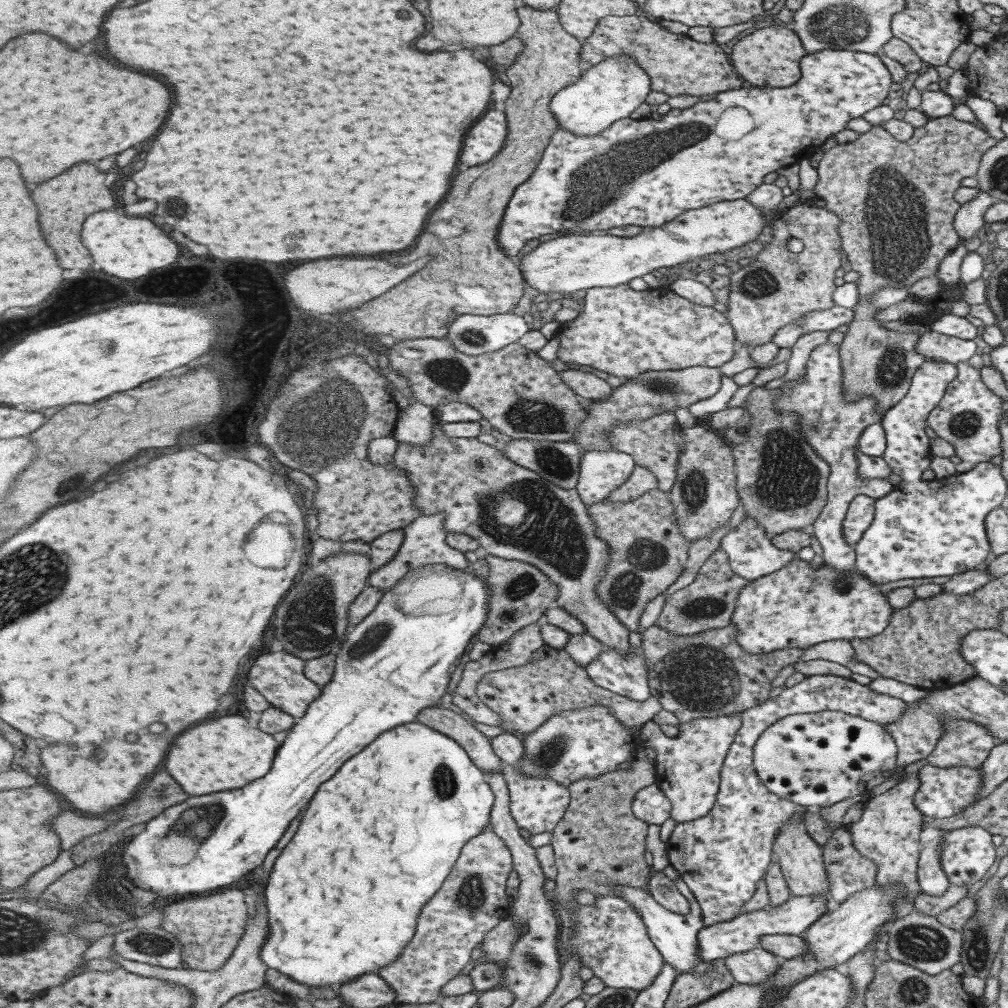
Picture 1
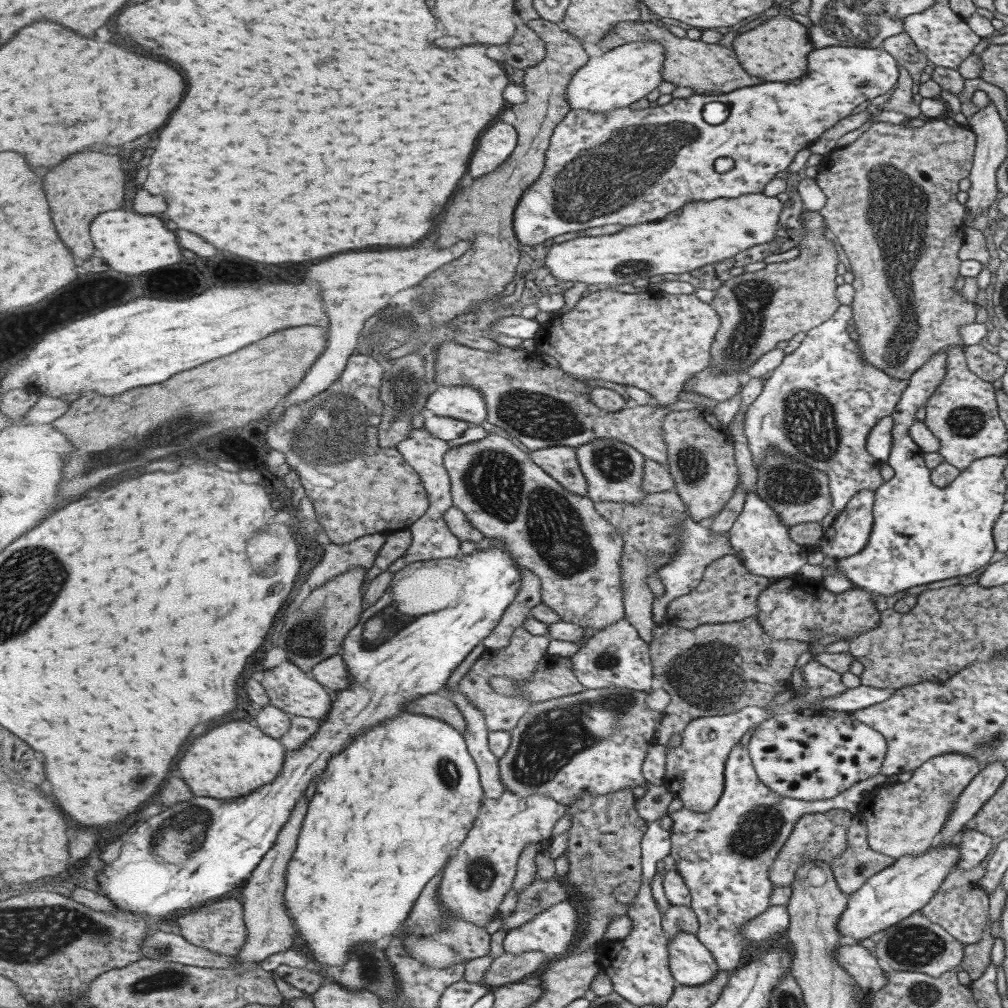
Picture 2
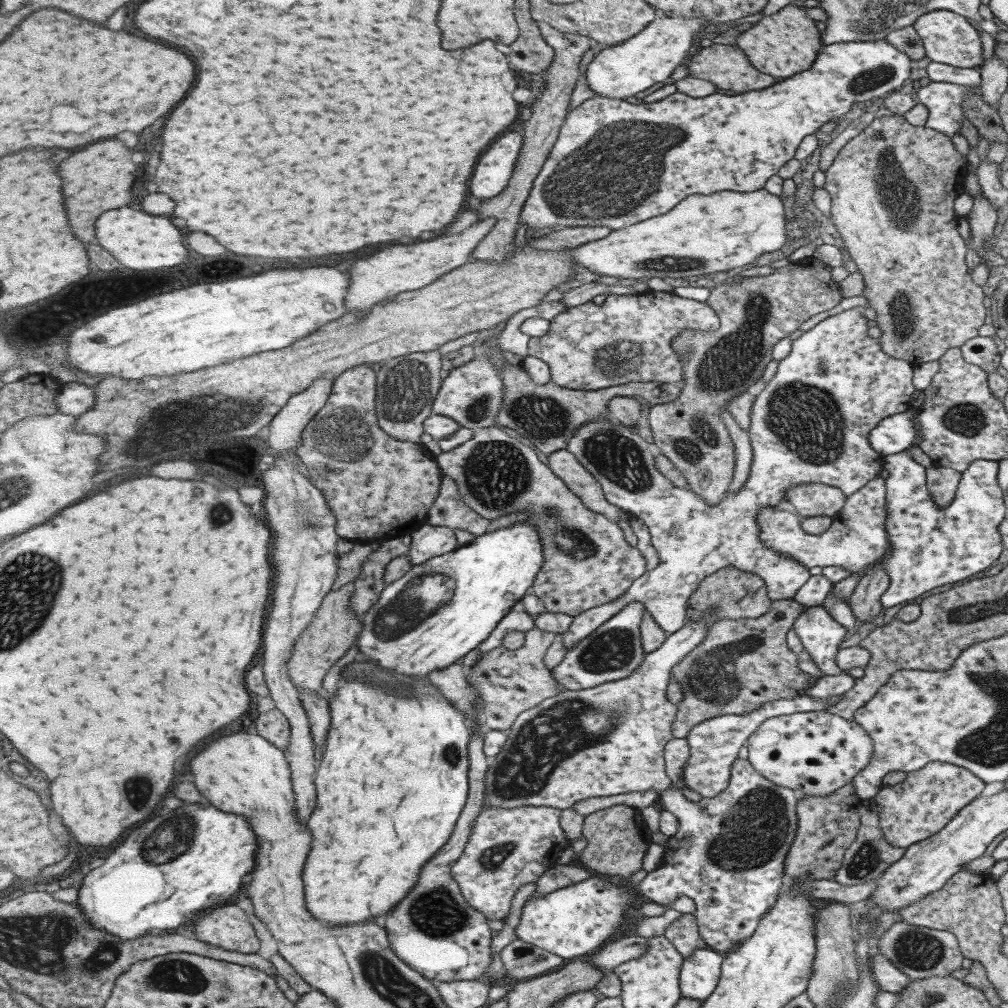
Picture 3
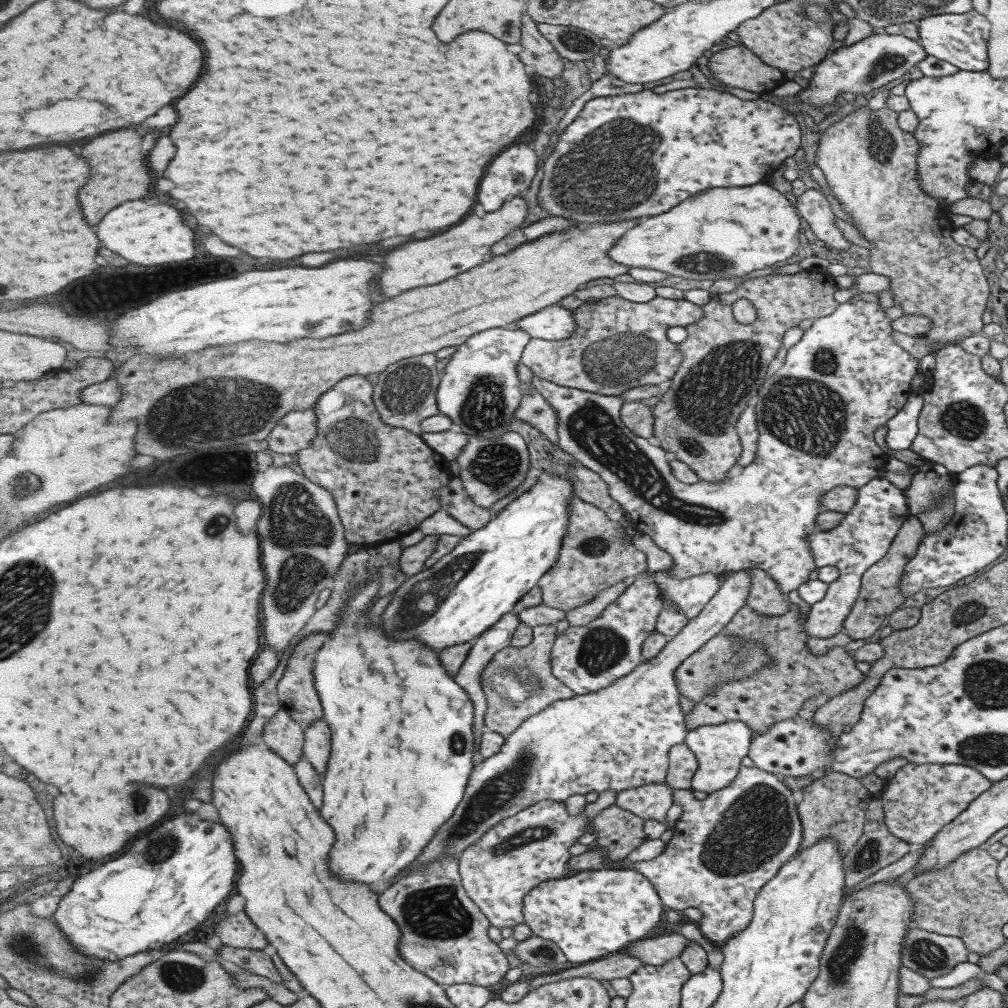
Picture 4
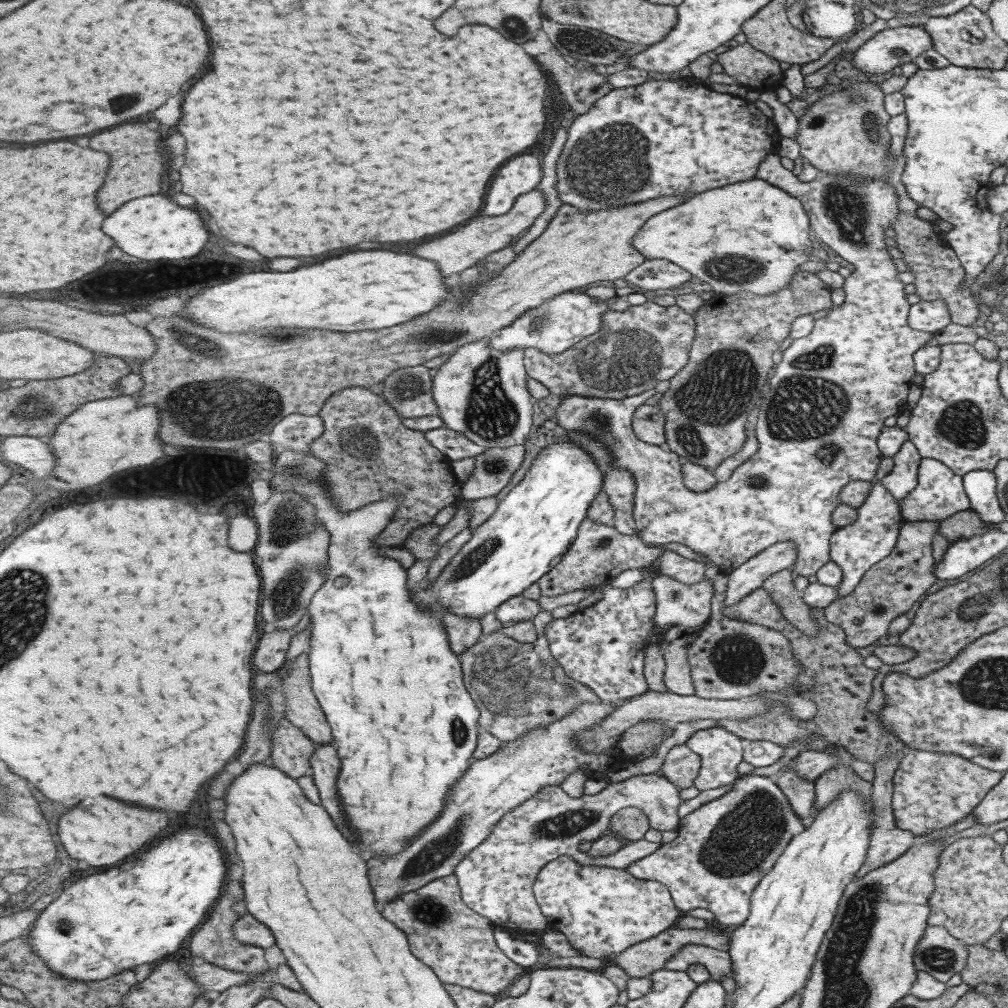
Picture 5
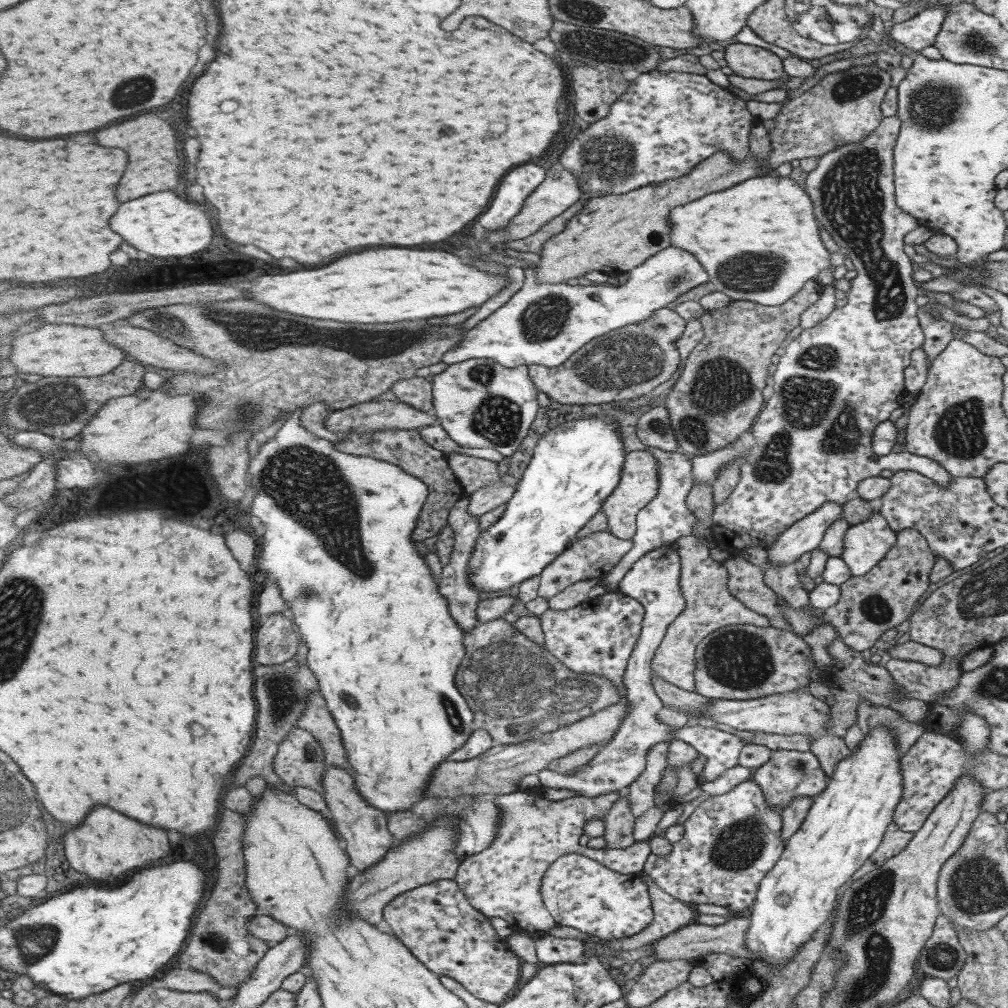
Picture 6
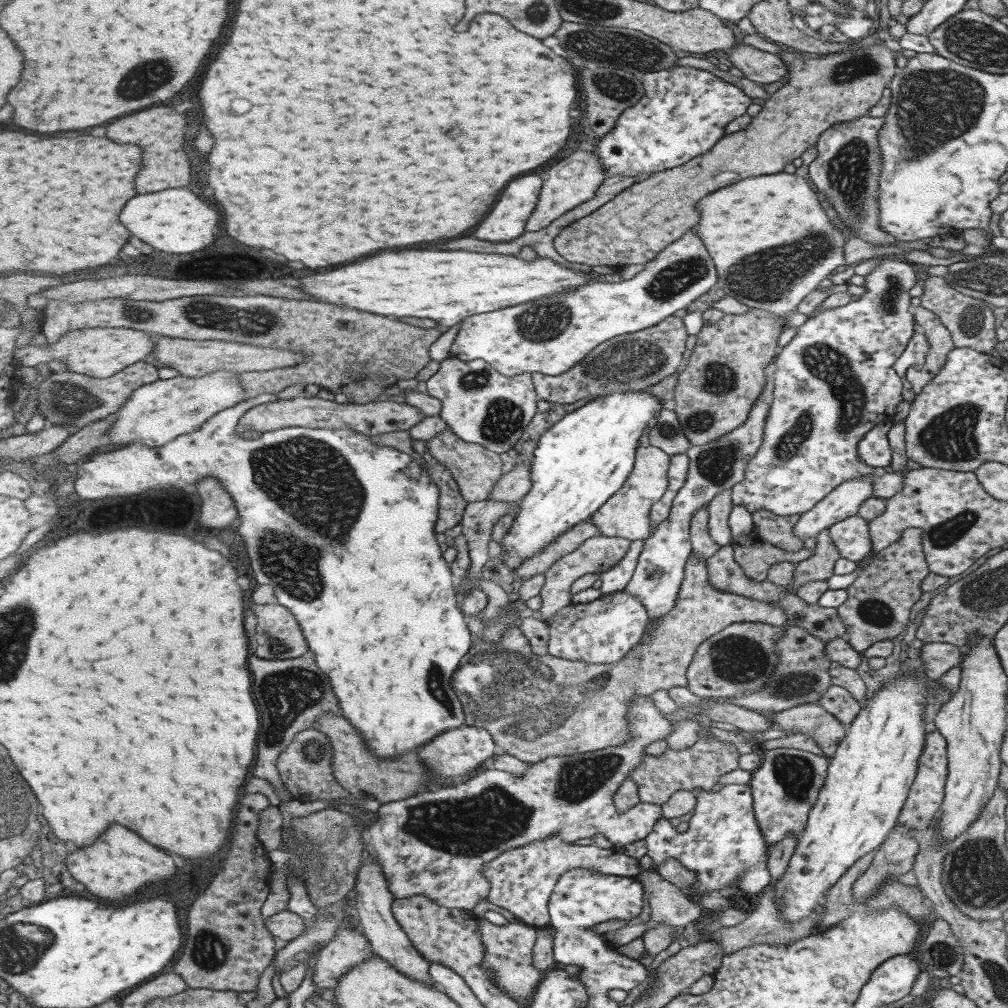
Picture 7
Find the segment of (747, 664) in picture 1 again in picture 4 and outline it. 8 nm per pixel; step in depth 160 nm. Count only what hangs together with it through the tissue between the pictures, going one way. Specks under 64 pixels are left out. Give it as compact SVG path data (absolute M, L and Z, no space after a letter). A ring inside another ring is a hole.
M744 604L721 631L760 642L770 658L770 663L755 671L754 675L721 683L714 691L707 691L686 716L688 731L737 720L751 728L754 735L763 734L779 720L795 718L796 712L808 698L823 693L829 700L863 680L864 674L855 668L855 660L843 646L832 647L821 657L811 655L804 646L808 634L801 630L799 622L793 624L793 634L783 632L783 628L779 626L779 617L757 614Z

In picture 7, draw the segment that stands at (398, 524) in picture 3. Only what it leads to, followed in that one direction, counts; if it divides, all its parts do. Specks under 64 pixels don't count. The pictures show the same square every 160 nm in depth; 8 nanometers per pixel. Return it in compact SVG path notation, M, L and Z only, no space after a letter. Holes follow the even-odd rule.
M412 439L412 449L425 461L427 472L433 478L435 485L441 488L441 510L439 510L439 521L437 532L443 533L463 521L463 514L469 504L462 495L458 482L454 480L451 472L435 459L427 448L427 441Z

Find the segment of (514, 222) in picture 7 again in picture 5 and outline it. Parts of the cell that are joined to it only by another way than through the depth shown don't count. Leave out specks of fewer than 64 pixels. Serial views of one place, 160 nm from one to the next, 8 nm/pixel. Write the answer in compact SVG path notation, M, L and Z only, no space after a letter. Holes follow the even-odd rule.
M523 154L515 160L509 160L495 176L491 192L487 192L487 204L483 204L485 216L507 214L517 202L519 196L526 195L539 188L544 177L544 169L537 156Z

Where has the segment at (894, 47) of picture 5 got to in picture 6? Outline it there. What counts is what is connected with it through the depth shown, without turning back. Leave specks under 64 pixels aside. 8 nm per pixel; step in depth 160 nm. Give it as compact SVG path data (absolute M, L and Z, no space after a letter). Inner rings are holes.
M949 5L924 9L909 20L893 24L887 37L906 49L920 51L933 45Z

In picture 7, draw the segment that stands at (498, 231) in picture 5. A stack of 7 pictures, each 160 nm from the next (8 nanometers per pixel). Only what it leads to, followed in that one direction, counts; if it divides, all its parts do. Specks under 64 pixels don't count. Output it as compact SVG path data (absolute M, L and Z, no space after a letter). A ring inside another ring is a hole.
M594 151L575 152L573 156L569 156L569 158L561 160L559 164L551 166L551 170L547 172L547 180L543 185L535 214L530 216L530 220L526 224L527 231L541 231L561 216L566 215L570 210L577 208L579 204L593 199L598 192L598 188L605 182L606 174L602 160L598 157L598 153Z

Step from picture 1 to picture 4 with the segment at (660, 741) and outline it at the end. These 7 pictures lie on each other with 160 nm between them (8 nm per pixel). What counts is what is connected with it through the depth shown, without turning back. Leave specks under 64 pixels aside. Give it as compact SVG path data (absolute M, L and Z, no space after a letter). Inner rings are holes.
M737 720L689 730L686 736L686 743L693 750L696 758L692 789L706 792L709 795L733 782L741 768L739 761L743 756L749 754L750 740L753 735L751 728L747 728L742 721Z

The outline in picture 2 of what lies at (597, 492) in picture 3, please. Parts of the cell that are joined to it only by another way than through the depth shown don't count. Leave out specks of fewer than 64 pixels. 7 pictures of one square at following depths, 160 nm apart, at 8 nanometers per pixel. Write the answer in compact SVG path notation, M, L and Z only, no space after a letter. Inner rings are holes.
M554 446L530 452L531 459L554 477L569 492L588 496L590 482L582 472L578 450L570 446Z

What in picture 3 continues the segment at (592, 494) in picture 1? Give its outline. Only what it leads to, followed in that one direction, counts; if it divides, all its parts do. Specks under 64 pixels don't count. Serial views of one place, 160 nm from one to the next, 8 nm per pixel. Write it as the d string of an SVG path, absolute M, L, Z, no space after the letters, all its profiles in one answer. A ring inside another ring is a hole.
M852 307L844 310L840 314L826 317L819 321L811 329L803 332L798 338L791 341L790 351L787 353L785 358L782 358L777 363L776 372L773 377L765 385L760 386L760 393L754 397L753 406L750 412L750 424L748 428L748 437L750 441L750 448L752 449L752 460L750 464L750 470L747 476L747 481L743 487L739 488L739 491L733 491L733 493L727 493L727 498L723 500L723 503L717 505L707 505L707 502L703 497L699 496L689 488L675 487L671 483L671 478L665 477L659 469L657 469L657 458L651 454L651 440L647 440L647 436L642 436L639 433L635 433L630 427L625 426L614 417L611 417L611 413L604 418L598 418L598 420L592 420L586 422L577 432L576 435L571 439L570 444L567 446L567 450L573 453L578 458L579 463L584 464L587 470L590 470L595 477L598 478L599 483L603 486L606 491L607 500L611 504L628 511L635 515L635 517L641 519L645 524L650 527L650 533L652 534L653 546L657 549L658 555L660 556L660 563L657 568L653 570L647 570L646 574L635 581L631 589L623 596L620 596L613 602L603 604L601 606L591 608L582 612L579 616L573 616L573 624L571 628L564 635L565 648L571 650L576 644L579 644L584 638L591 636L599 627L603 626L608 620L611 620L613 616L619 614L623 608L628 604L635 602L636 600L642 601L646 605L647 610L654 616L655 620L658 621L659 626L669 634L673 634L681 630L688 623L689 614L689 600L690 596L694 595L695 588L698 588L699 584L702 583L707 576L714 574L717 570L723 567L735 567L745 572L751 572L755 574L766 587L766 595L768 599L772 601L778 601L783 599L791 599L795 593L799 591L799 588L803 587L803 584L808 580L809 572L808 569L799 565L799 563L787 556L786 554L778 554L774 550L767 548L762 542L760 542L759 534L759 512L763 508L788 508L786 496L787 488L793 488L793 486L801 486L801 484L823 484L825 486L834 487L839 489L846 497L850 494L858 492L867 482L878 477L878 473L882 470L882 464L884 463L883 458L880 457L879 453L871 449L868 440L868 432L875 428L875 425L888 416L901 413L908 410L911 402L911 394L915 392L913 385L911 385L911 372L913 372L914 364L907 362L906 360L897 360L887 356L884 352L881 352L879 343L876 339L868 337L866 335L867 329L869 328L870 321L865 321L862 315L865 307Z

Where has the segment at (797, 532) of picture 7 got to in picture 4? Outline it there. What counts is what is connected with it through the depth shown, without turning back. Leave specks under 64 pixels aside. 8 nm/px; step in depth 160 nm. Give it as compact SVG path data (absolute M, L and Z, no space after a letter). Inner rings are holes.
M753 568L739 570L737 573L733 573L733 575L727 577L727 579L723 581L723 584L720 584L720 588L715 592L713 598L706 603L703 611L695 619L691 619L688 622L688 625L678 635L671 638L661 654L657 655L654 659L648 661L644 660L637 670L630 672L629 675L617 680L617 682L613 683L611 686L602 688L601 691L584 695L575 695L573 698L558 700L551 703L545 711L541 711L537 716L531 716L529 720L525 720L523 724L519 725L517 730L514 730L510 735L507 735L506 743L502 746L502 751L499 752L498 755L485 759L479 766L476 766L476 769L471 775L468 787L466 788L466 796L459 805L454 817L442 826L442 830L440 830L432 842L426 846L426 850L422 852L422 855L413 864L400 872L399 879L410 875L410 872L414 871L419 865L428 865L430 862L442 859L443 857L461 857L463 851L471 847L472 844L477 843L487 831L490 831L493 827L497 826L502 820L505 820L510 816L518 815L522 810L525 810L542 800L562 800L562 802L566 802L566 800L570 799L572 796L589 794L589 792L598 792L601 794L601 792L613 790L617 794L623 790L629 790L630 788L639 788L647 786L648 784L657 782L663 784L666 782L668 772L670 771L670 750L677 744L685 743L688 733L686 728L686 714L683 714L681 698L679 698L680 690L677 685L676 671L691 655L694 654L695 651L698 650L698 648L701 648L703 644L709 642L710 638L713 638L713 636L723 630L724 626L731 620L731 617L744 605L747 594L751 592L751 570L753 570Z

